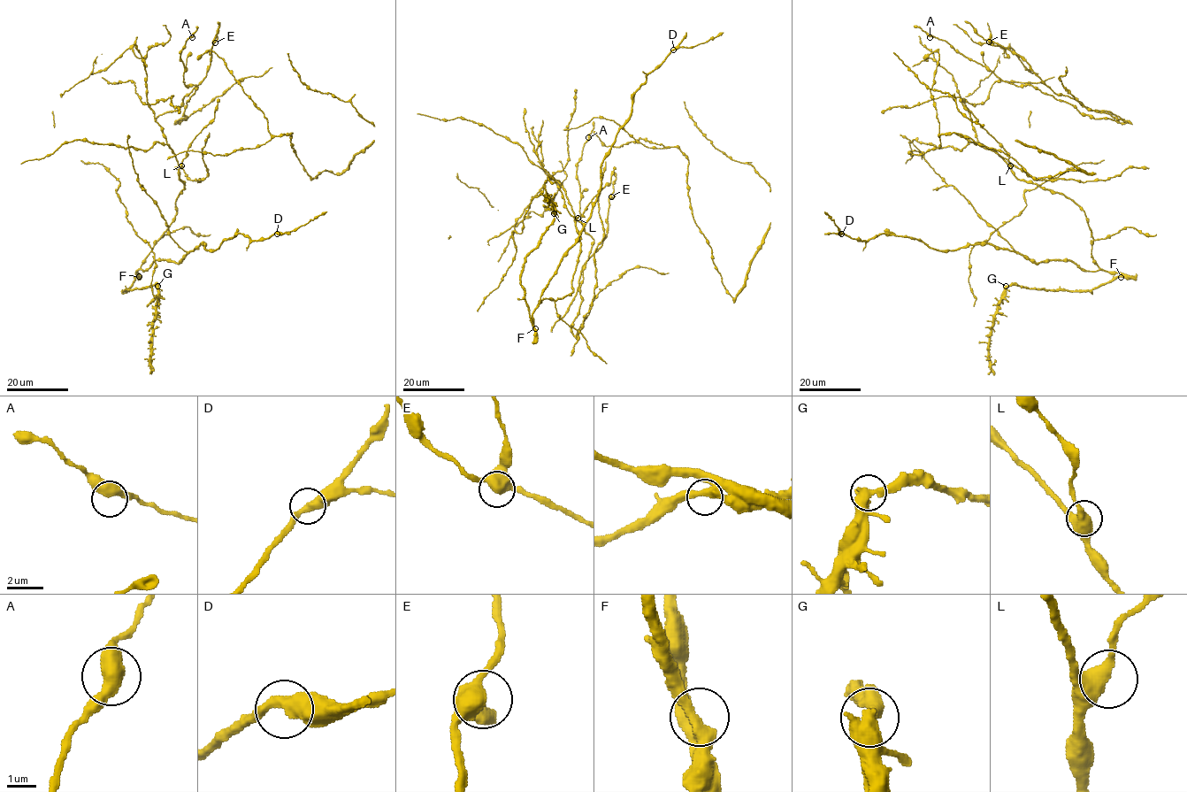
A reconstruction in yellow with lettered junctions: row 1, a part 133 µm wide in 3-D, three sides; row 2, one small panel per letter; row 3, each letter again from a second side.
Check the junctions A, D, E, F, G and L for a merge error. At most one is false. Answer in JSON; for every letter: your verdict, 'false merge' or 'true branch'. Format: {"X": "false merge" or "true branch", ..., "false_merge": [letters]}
{"A": "true branch", "D": "true branch", "E": "true branch", "F": "true branch", "G": "false merge", "L": "true branch", "false_merge": ["G"]}

